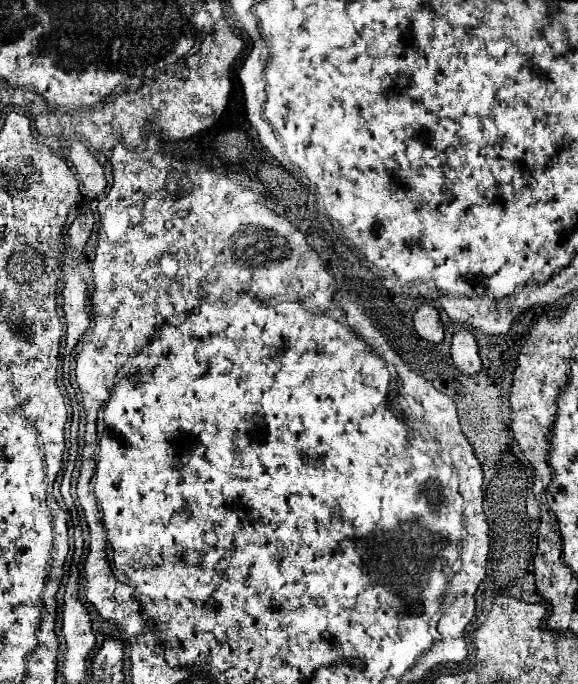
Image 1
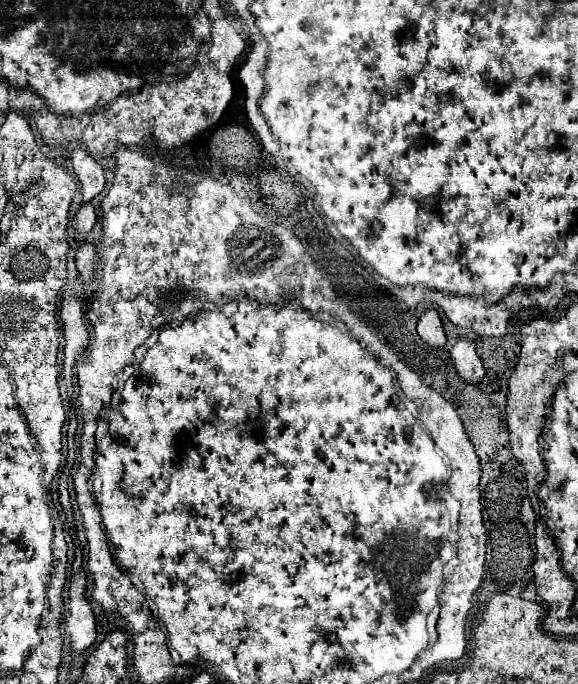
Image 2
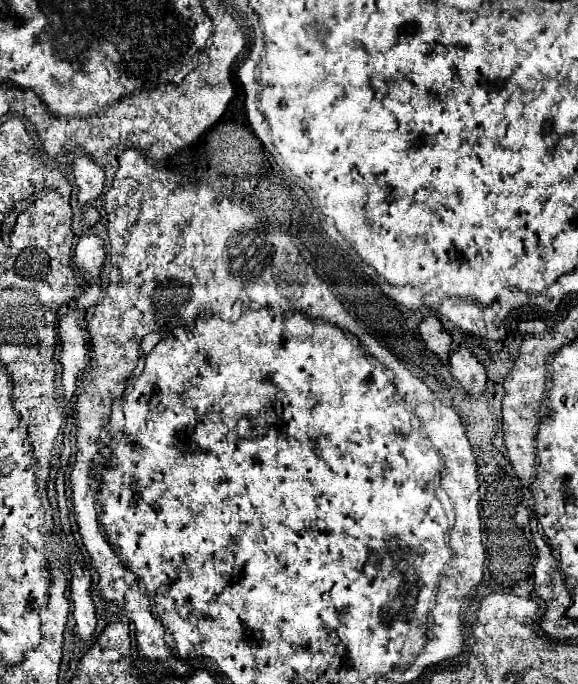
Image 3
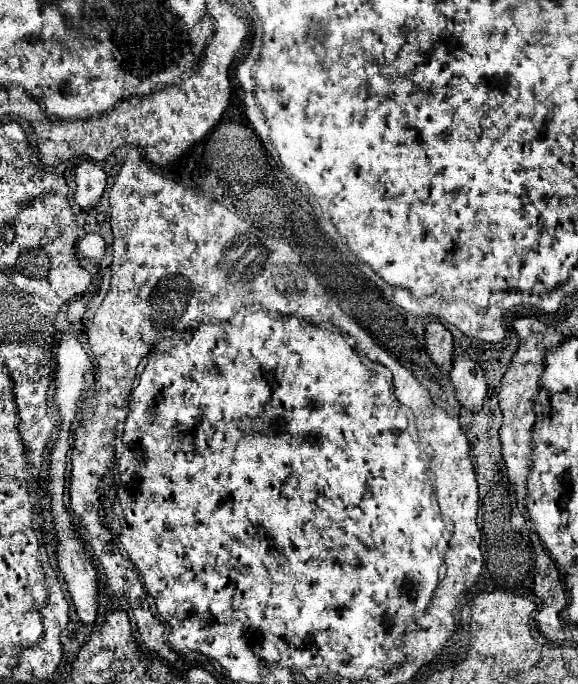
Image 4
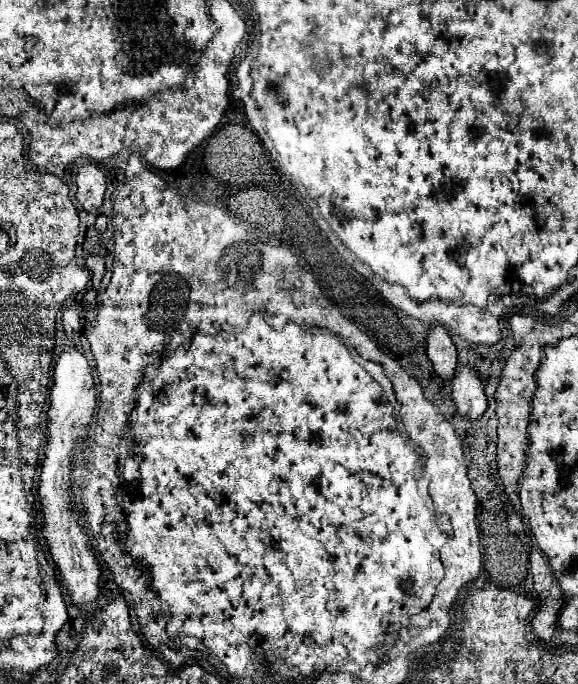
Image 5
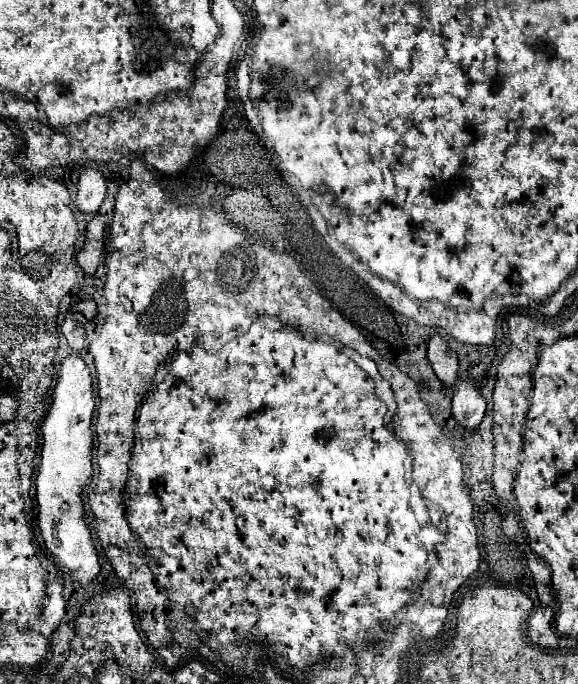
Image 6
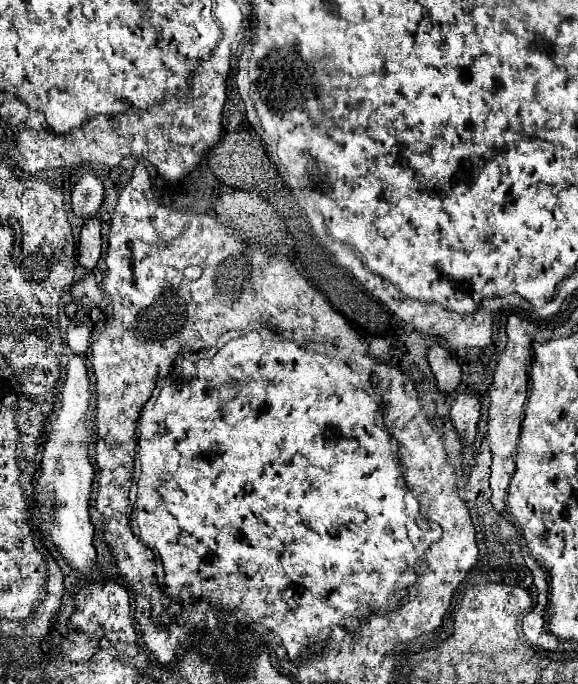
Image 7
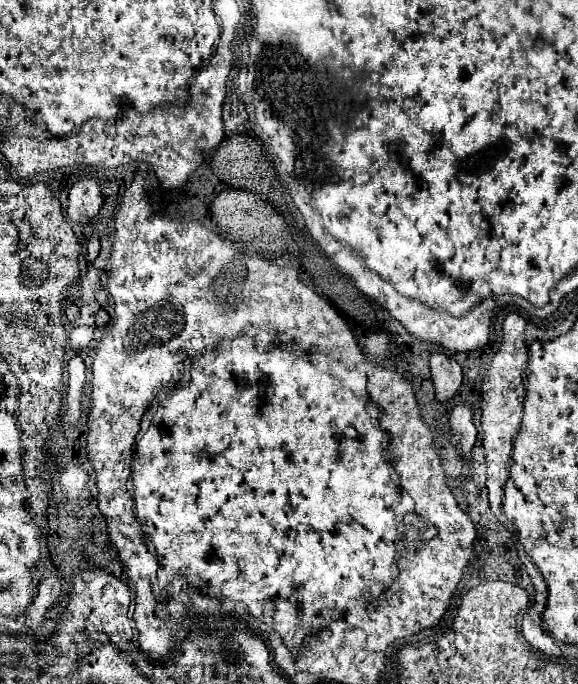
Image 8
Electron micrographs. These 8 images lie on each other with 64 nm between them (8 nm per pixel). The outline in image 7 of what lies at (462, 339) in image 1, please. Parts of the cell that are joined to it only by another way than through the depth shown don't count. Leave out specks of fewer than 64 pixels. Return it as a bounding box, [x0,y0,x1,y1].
[450,396,480,446]

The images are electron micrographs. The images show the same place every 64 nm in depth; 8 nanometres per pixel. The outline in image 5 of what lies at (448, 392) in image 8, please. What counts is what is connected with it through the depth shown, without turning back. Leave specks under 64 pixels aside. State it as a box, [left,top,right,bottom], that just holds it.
[426,326,456,380]

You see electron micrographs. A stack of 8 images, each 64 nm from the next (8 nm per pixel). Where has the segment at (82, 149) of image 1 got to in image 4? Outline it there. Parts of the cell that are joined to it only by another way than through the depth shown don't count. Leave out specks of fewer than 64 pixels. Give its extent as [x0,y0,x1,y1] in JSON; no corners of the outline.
[74,162,106,208]

